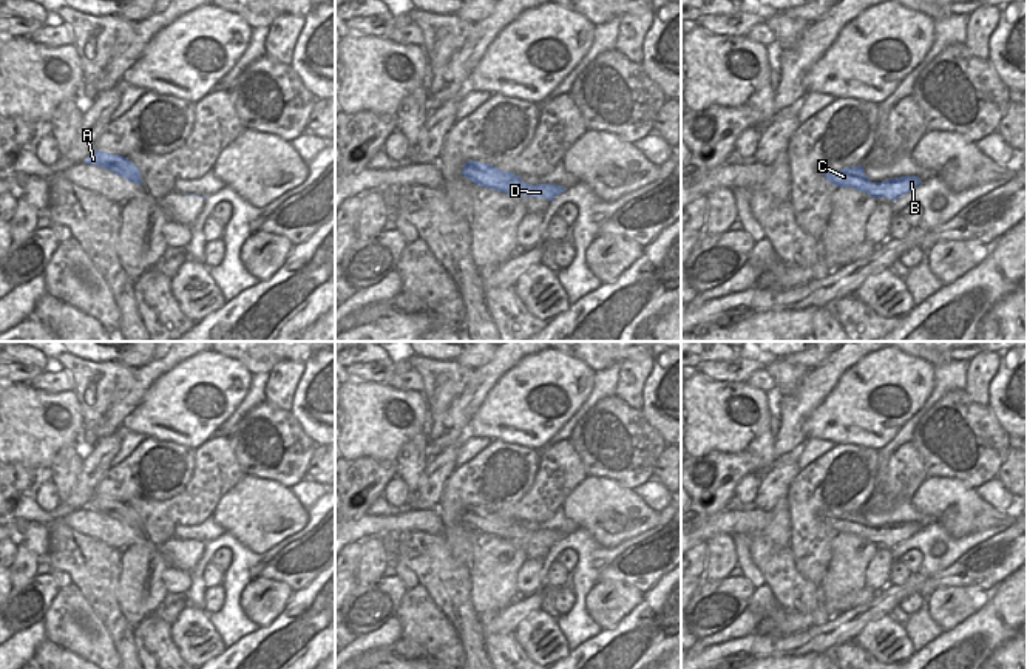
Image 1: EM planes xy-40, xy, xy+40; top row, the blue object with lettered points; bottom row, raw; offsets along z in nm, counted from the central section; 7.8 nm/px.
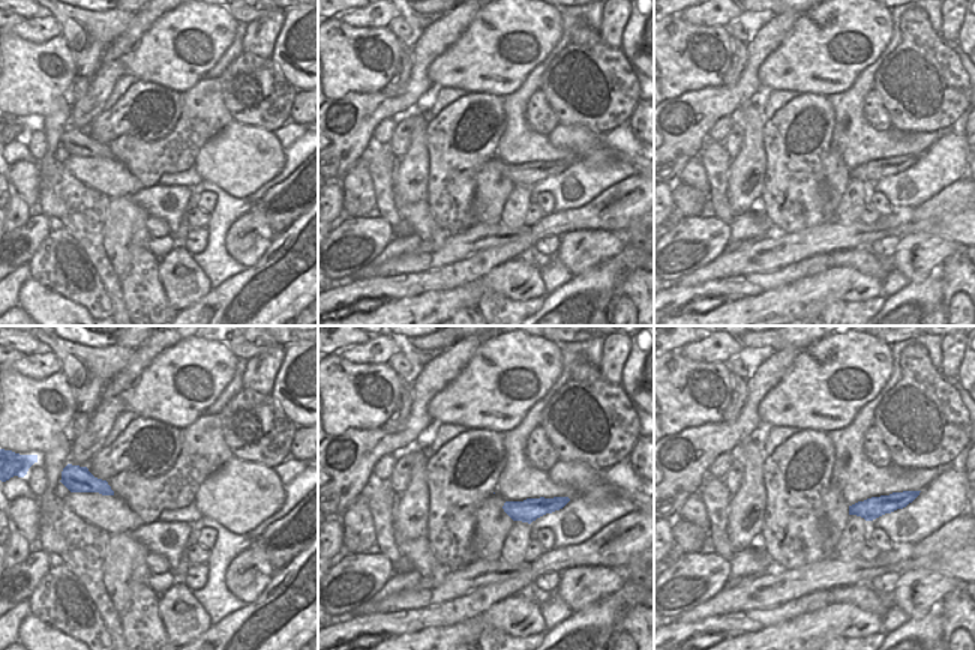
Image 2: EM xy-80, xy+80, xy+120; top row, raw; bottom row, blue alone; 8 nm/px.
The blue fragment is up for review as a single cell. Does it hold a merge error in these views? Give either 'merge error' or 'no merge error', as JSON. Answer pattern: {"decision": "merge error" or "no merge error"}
{"decision": "no merge error"}

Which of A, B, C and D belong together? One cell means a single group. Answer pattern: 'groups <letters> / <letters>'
groups A B C D

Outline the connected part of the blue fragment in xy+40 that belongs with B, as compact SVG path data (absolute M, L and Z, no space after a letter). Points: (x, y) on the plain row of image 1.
M863 511L845 513L842 516L825 518L825 525L837 533L851 533L865 538L873 544L891 544L896 547L899 542L916 535L922 527L917 522L900 522L873 528L863 519Z

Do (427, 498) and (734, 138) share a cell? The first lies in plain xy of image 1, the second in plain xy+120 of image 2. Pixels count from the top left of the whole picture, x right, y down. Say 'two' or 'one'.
one

